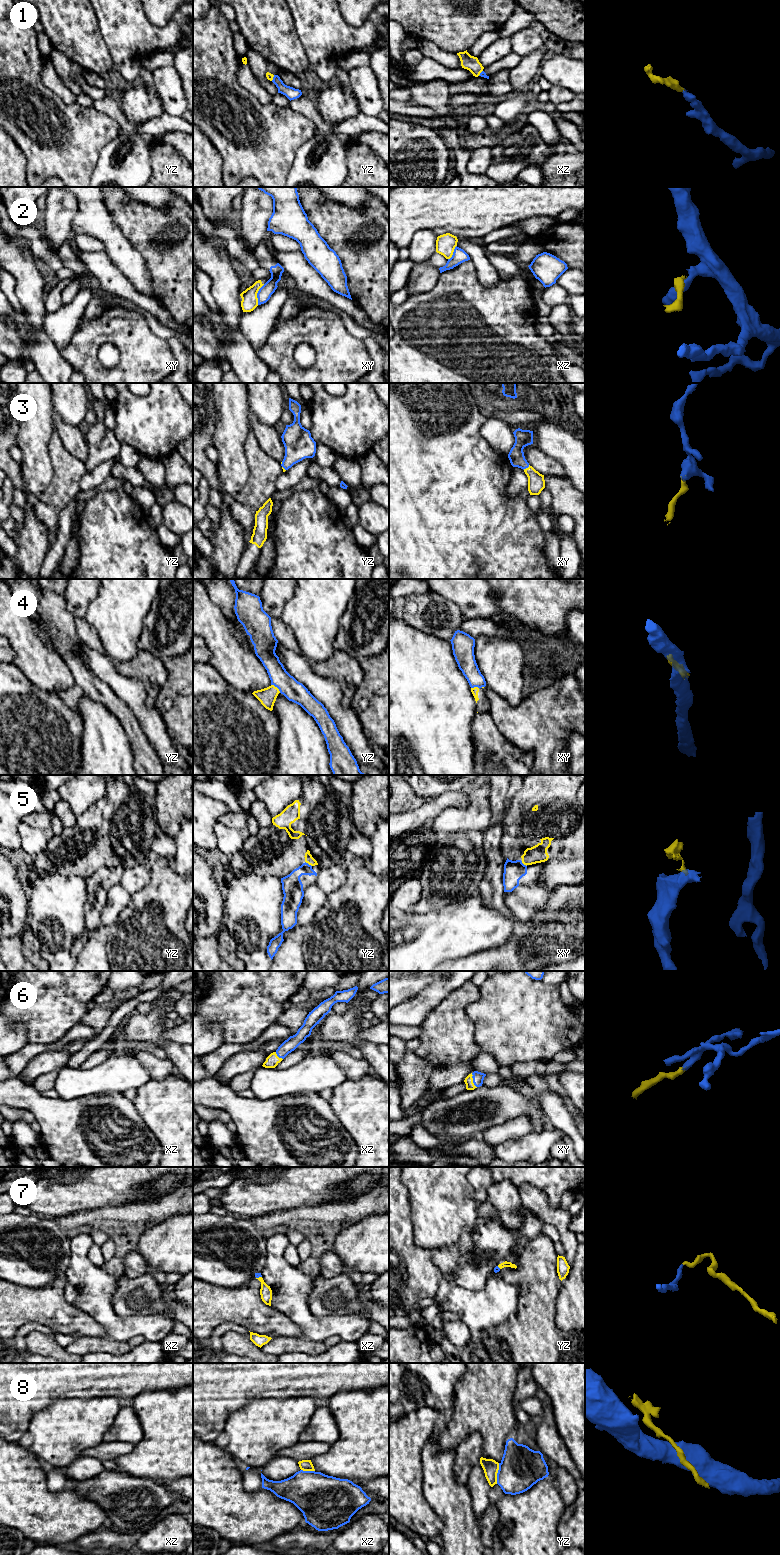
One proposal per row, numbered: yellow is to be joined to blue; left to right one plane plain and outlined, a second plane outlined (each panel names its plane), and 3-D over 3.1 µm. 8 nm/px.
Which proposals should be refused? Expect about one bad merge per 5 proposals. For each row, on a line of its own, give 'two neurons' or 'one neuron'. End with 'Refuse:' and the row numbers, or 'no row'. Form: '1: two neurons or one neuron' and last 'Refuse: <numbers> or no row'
1: one neuron
2: two neurons
3: one neuron
4: two neurons
5: two neurons
6: one neuron
7: one neuron
8: two neurons
Refuse: 2, 4, 5, 8

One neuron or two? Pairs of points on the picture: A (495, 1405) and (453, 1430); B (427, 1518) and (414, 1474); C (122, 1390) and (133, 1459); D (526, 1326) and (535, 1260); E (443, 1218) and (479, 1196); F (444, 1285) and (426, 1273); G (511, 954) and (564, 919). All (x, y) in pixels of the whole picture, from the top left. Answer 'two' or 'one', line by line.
A: one
B: one
C: two
D: one
E: two
F: two
G: one

